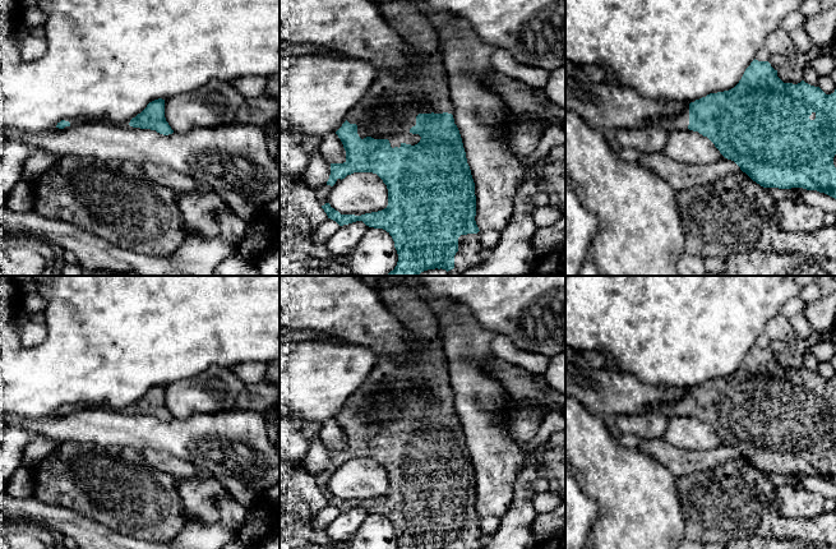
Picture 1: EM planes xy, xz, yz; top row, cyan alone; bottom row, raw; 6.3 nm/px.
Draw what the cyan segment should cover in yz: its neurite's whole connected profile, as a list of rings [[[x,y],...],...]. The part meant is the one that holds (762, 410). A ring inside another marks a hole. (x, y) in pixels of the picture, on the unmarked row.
[[[754,345],[734,374],[696,386],[674,402],[653,405],[651,412],[698,417],[763,474],[803,474],[836,485],[836,375],[826,380],[804,366],[784,369],[768,347]]]

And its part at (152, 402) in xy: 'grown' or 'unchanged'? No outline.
unchanged

